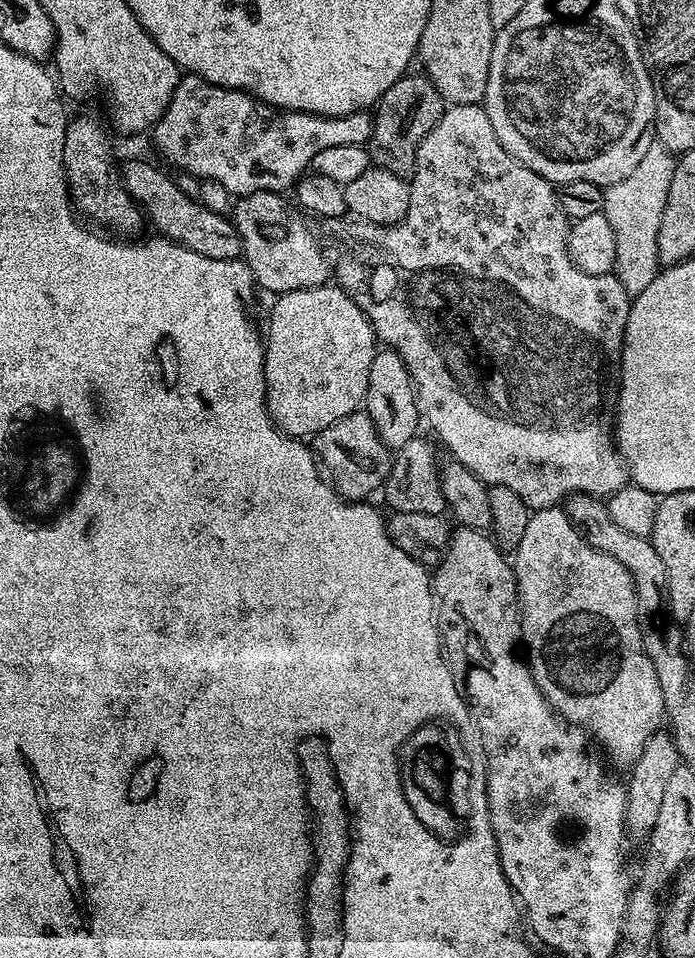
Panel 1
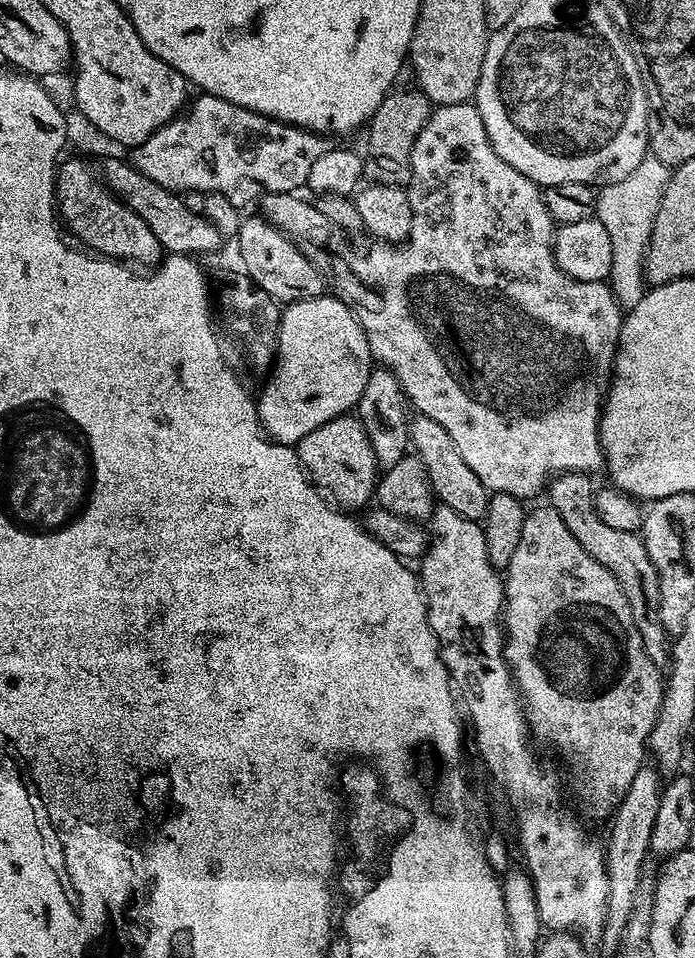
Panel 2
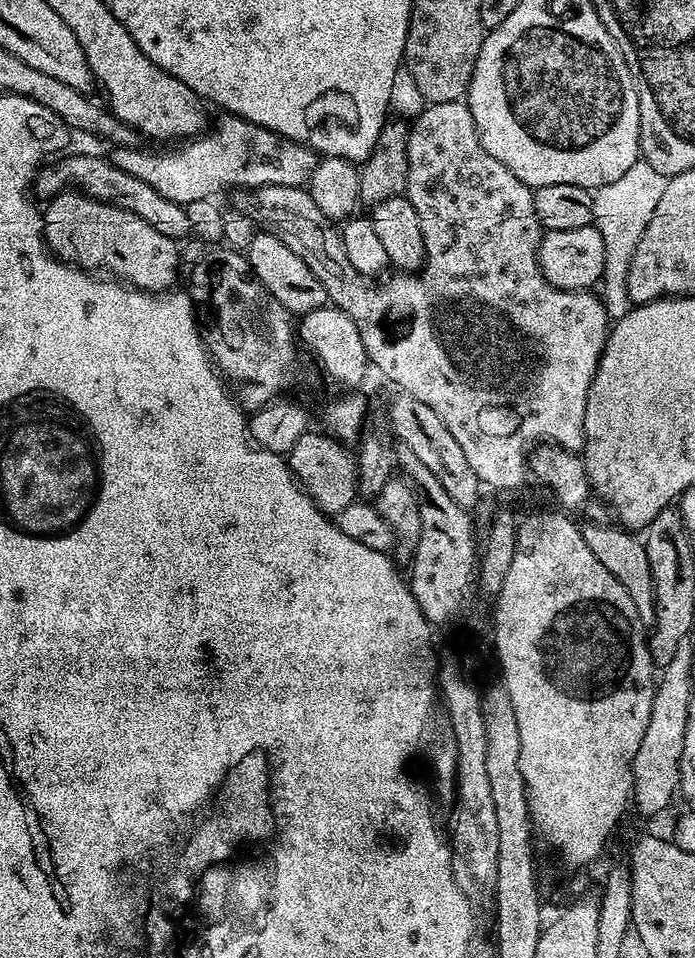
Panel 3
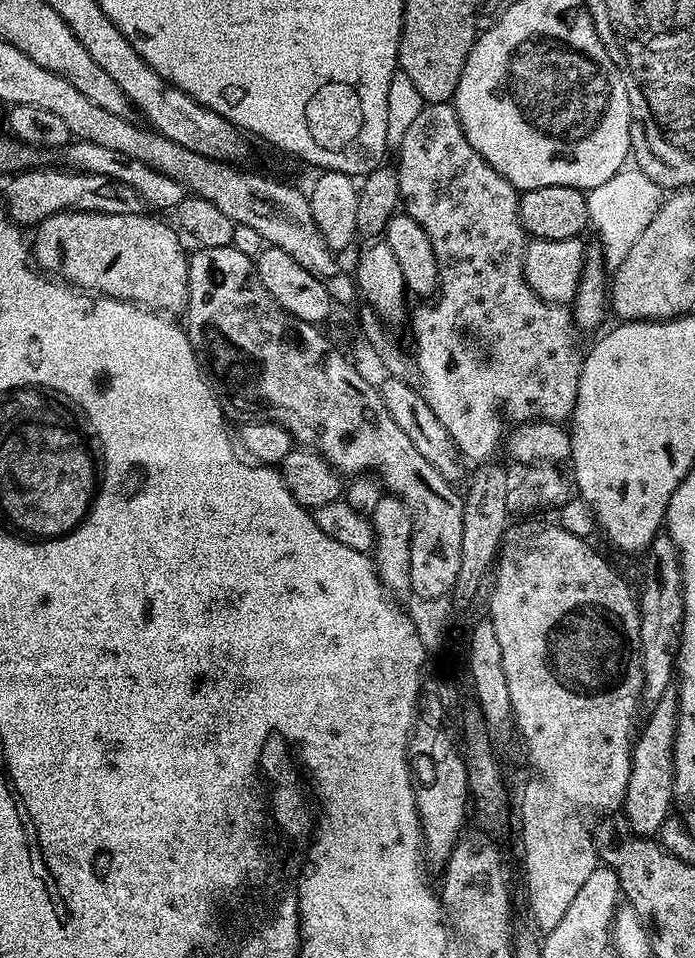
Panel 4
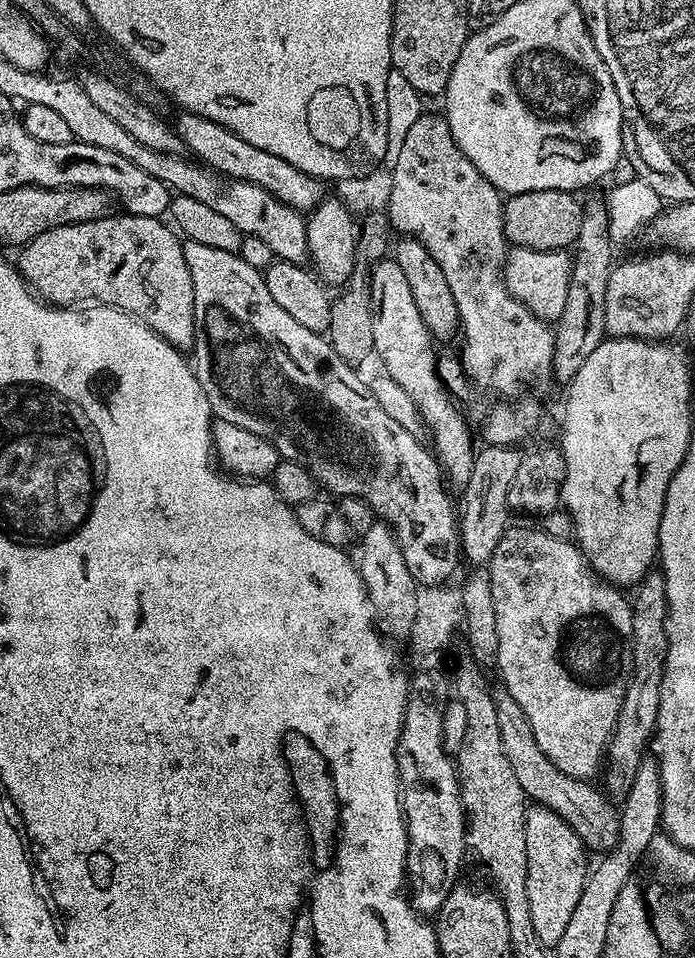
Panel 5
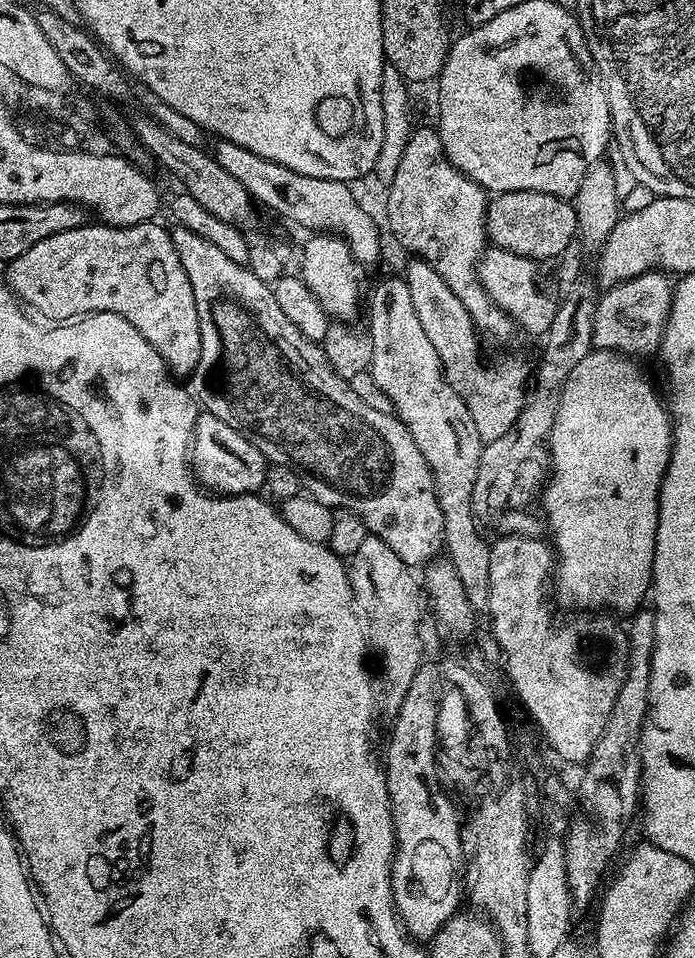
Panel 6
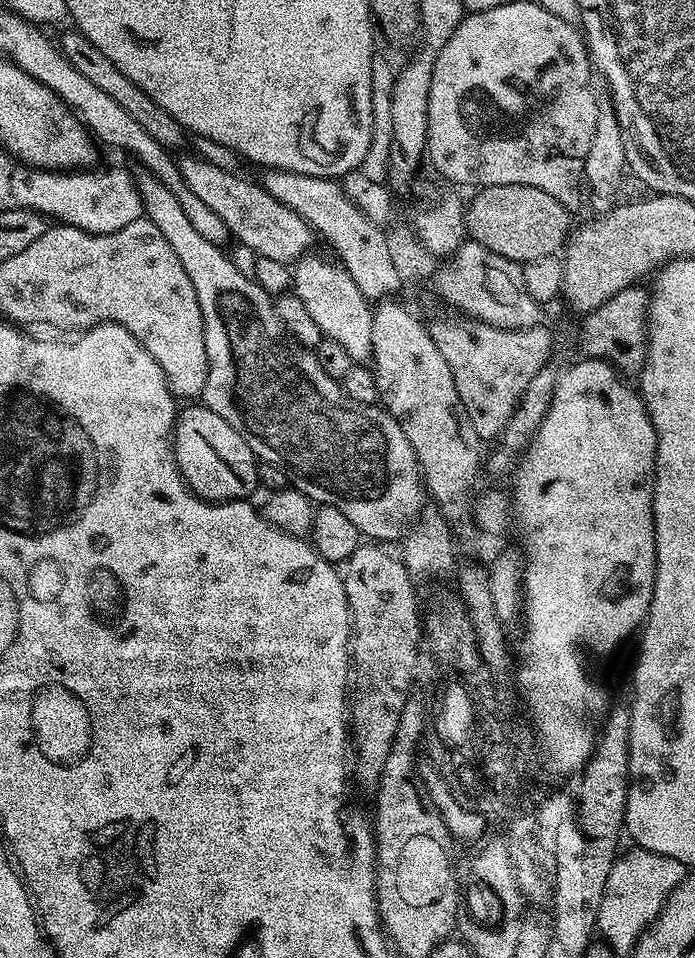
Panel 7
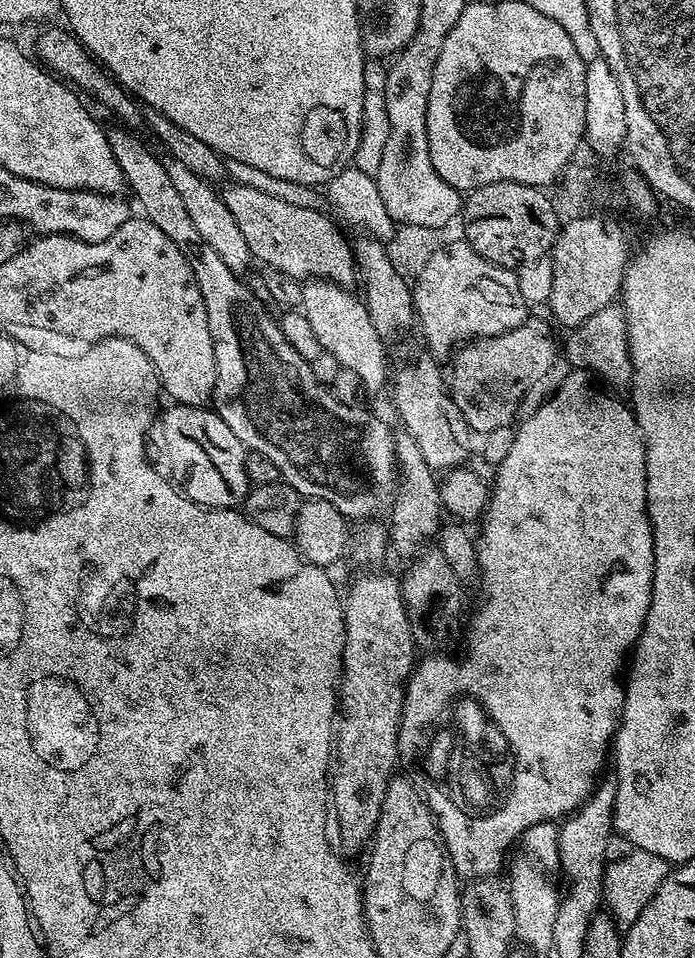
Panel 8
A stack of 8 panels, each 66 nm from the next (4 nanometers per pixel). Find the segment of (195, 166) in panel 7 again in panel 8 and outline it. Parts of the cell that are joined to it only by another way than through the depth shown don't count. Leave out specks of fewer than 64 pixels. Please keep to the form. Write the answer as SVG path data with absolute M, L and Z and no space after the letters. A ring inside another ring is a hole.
M232 184L228 189L223 189L222 192L224 201L226 202L226 210L230 210L230 214L234 214L234 222L238 222L238 230L242 230L242 235L246 238L246 246L250 246L250 250L252 251L253 257L257 261L260 260L264 263L264 266L267 266L269 269L274 271L284 272L286 275L292 276L294 279L299 282L307 282L313 278L327 278L332 281L334 284L340 284L344 287L351 287L352 282L356 282L358 278L358 269L355 264L355 257L353 251L353 245L351 241L346 240L342 233L340 233L341 225L337 223L335 219L331 216L332 220L328 216L323 216L322 213L319 212L316 208L307 208L304 204L295 204L292 200L283 200L280 196L275 196L272 192L263 192L260 188L255 188L252 184Z

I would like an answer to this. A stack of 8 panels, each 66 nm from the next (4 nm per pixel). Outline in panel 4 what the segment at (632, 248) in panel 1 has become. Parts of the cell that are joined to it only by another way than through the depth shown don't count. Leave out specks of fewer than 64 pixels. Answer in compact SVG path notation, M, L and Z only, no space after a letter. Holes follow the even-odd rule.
M621 170L610 178L610 182L602 182L602 186L591 189L588 197L588 218L591 231L596 231L598 246L604 254L605 265L609 269L616 269L622 266L626 254L630 254L634 242L638 242L642 230L650 226L654 214L658 214L661 204L666 199L665 189L658 185L646 174L639 170Z

